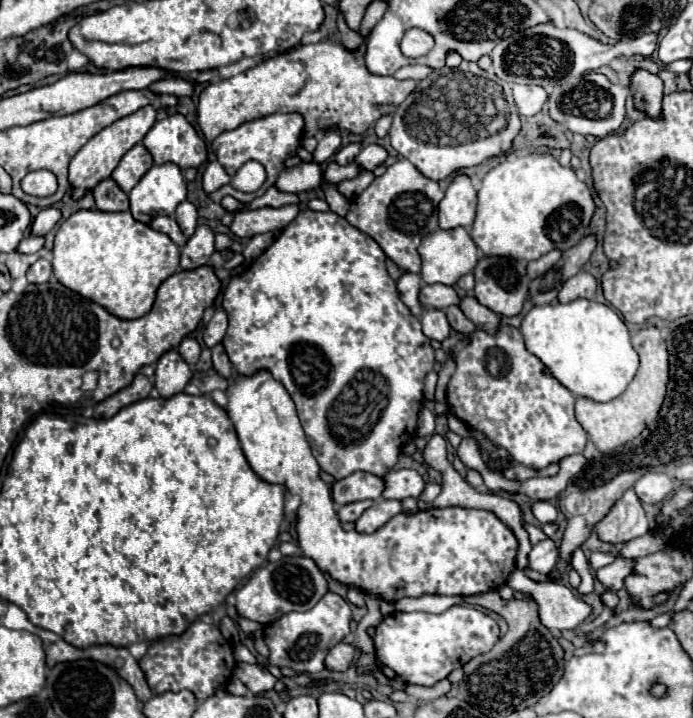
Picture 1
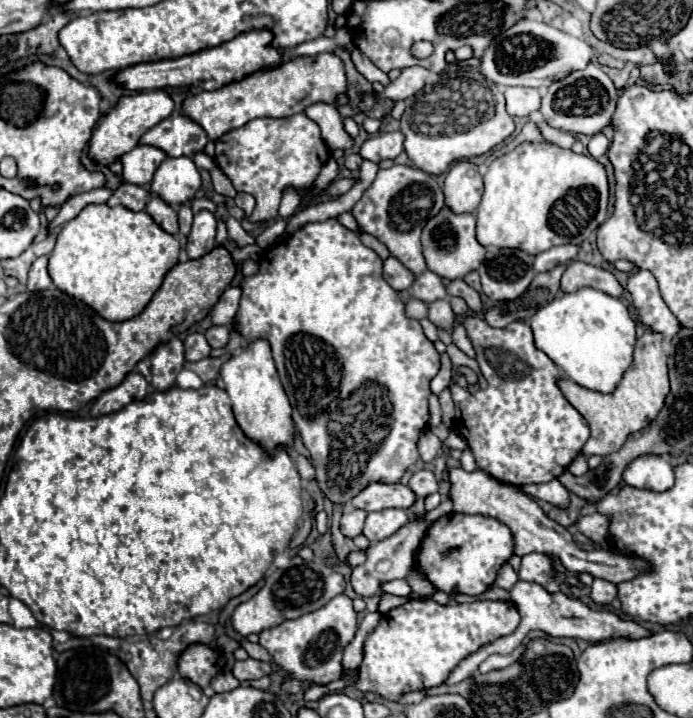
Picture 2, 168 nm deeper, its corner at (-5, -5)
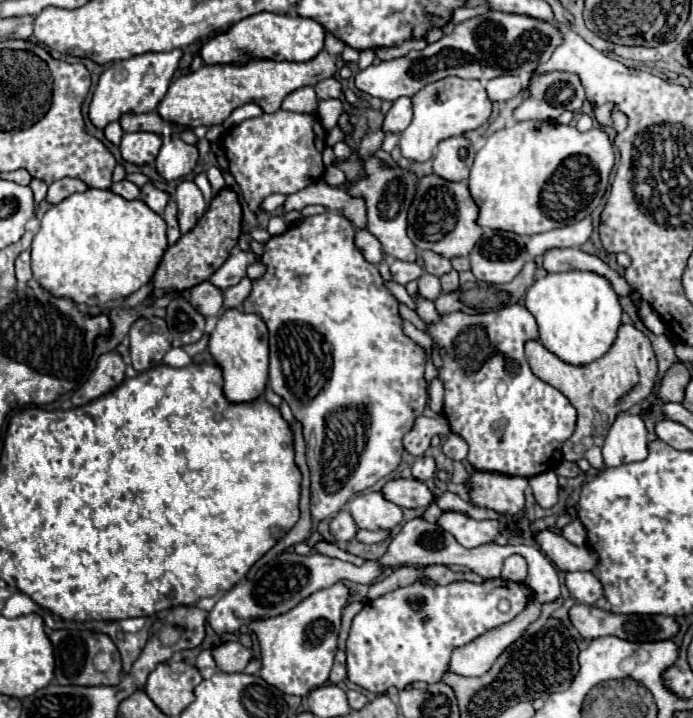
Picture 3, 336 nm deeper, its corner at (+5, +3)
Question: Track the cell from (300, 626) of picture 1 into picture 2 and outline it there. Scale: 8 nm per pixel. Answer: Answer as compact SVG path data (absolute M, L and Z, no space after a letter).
M338 594L316 612L262 630L258 634L258 642L270 652L276 666L286 674L286 682L282 684L282 688L286 692L298 692L306 684L328 684L342 676L342 652L354 638L354 632L356 610L352 608L352 598L348 598L346 594Z

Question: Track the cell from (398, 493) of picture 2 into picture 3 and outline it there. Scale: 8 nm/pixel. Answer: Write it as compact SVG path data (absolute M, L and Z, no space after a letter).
M388 480L380 492L384 494L384 498L398 504L400 508L426 508L434 500L428 486L420 480Z

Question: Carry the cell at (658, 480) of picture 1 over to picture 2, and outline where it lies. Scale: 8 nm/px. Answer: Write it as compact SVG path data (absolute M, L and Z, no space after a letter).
M642 454L624 468L622 480L630 486L646 486L650 490L668 490L674 484L674 472L664 456Z

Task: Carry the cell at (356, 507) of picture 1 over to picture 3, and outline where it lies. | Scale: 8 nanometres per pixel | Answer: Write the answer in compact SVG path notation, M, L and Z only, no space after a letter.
M340 510L338 514L332 516L332 520L330 520L330 534L334 536L334 540L348 542L348 540L354 538L356 532L358 532L358 526L356 526L354 518L350 516L350 512Z

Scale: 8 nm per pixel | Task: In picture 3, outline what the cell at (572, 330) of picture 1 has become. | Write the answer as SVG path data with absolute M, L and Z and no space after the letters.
M560 272L538 278L526 292L524 306L536 318L540 344L570 366L586 366L602 358L616 340L622 324L622 306L618 294L604 276L594 272Z

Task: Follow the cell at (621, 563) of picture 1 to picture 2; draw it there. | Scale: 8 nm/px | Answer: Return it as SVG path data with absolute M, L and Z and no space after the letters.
M596 578L590 586L590 600L596 602L598 606L608 606L614 598L616 598L618 590L612 582L606 582L606 580L600 580Z

